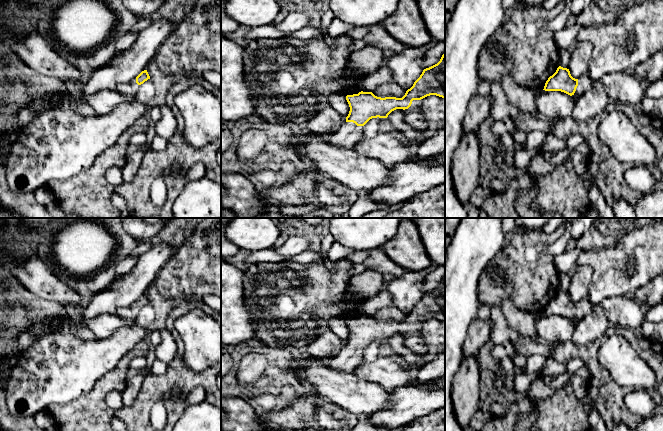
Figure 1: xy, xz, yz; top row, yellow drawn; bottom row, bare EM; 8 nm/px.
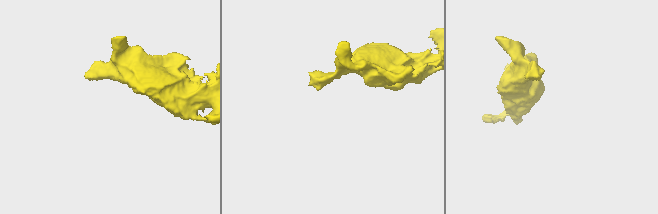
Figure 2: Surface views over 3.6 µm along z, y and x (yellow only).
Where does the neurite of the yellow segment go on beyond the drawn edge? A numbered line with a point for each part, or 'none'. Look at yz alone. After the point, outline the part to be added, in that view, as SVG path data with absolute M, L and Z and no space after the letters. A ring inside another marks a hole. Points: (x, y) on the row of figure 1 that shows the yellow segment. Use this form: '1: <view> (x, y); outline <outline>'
1: yz (585, 84); outline M588 75L581 76L580 78L578 78L578 86L574 94L579 97L591 90L594 84L595 82L592 81Z

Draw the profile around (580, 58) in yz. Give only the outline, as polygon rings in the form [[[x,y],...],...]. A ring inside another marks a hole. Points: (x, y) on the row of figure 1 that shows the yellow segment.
[[[589,41],[576,43],[574,51],[571,53],[569,71],[573,78],[578,79],[589,74],[589,63],[592,56],[593,45]]]

